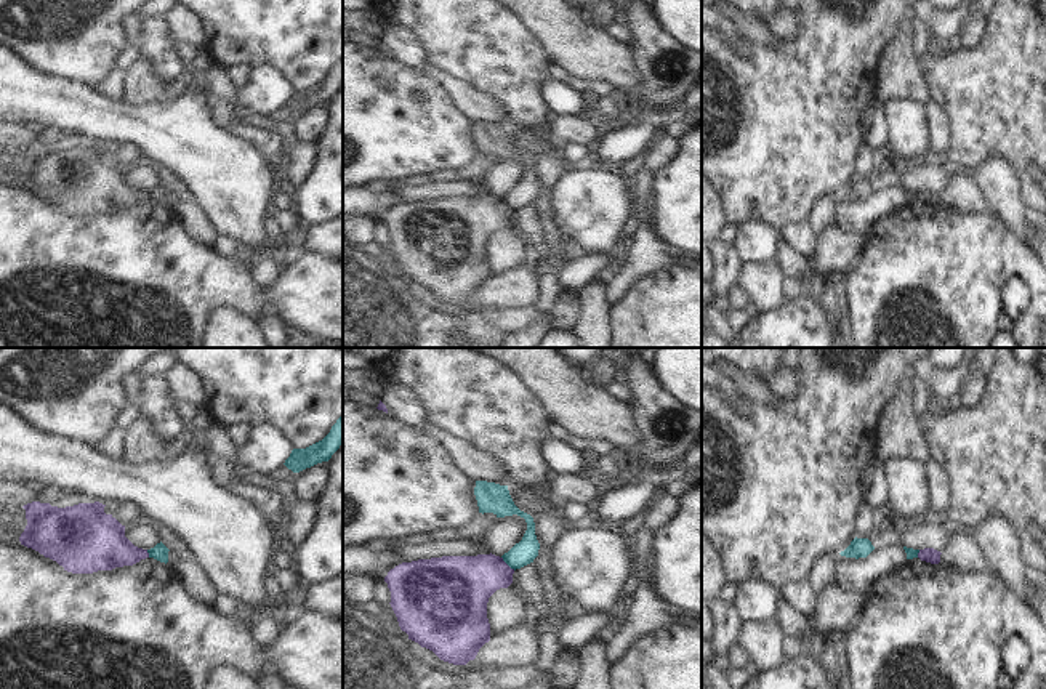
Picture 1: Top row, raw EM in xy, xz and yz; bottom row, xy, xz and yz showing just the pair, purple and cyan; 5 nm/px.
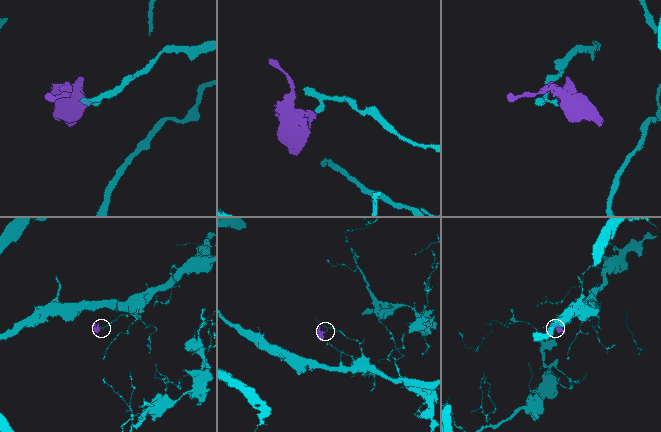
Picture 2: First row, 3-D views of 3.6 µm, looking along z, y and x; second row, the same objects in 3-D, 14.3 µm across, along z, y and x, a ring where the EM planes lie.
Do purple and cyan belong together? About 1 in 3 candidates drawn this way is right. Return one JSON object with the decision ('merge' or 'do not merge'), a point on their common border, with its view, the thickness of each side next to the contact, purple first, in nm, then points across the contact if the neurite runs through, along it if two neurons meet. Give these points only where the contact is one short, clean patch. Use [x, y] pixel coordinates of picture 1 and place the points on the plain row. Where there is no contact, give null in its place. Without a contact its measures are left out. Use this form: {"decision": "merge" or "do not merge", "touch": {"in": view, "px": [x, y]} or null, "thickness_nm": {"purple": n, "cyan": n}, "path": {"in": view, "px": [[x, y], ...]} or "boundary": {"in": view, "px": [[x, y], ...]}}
{"decision": "do not merge", "touch": {"in": "xz", "px": [506, 205]}, "thickness_nm": {"purple": 300, "cyan": 120}, "boundary": {"in": "xz", "px": [[502, 197], [514, 210]]}}

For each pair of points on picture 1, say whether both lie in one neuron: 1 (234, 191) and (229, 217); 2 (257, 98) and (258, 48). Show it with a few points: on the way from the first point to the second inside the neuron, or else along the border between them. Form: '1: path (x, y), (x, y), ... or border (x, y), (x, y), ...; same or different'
1: path (234, 197), (233, 210); same
2: border (252, 64), (269, 61), (290, 84); different

